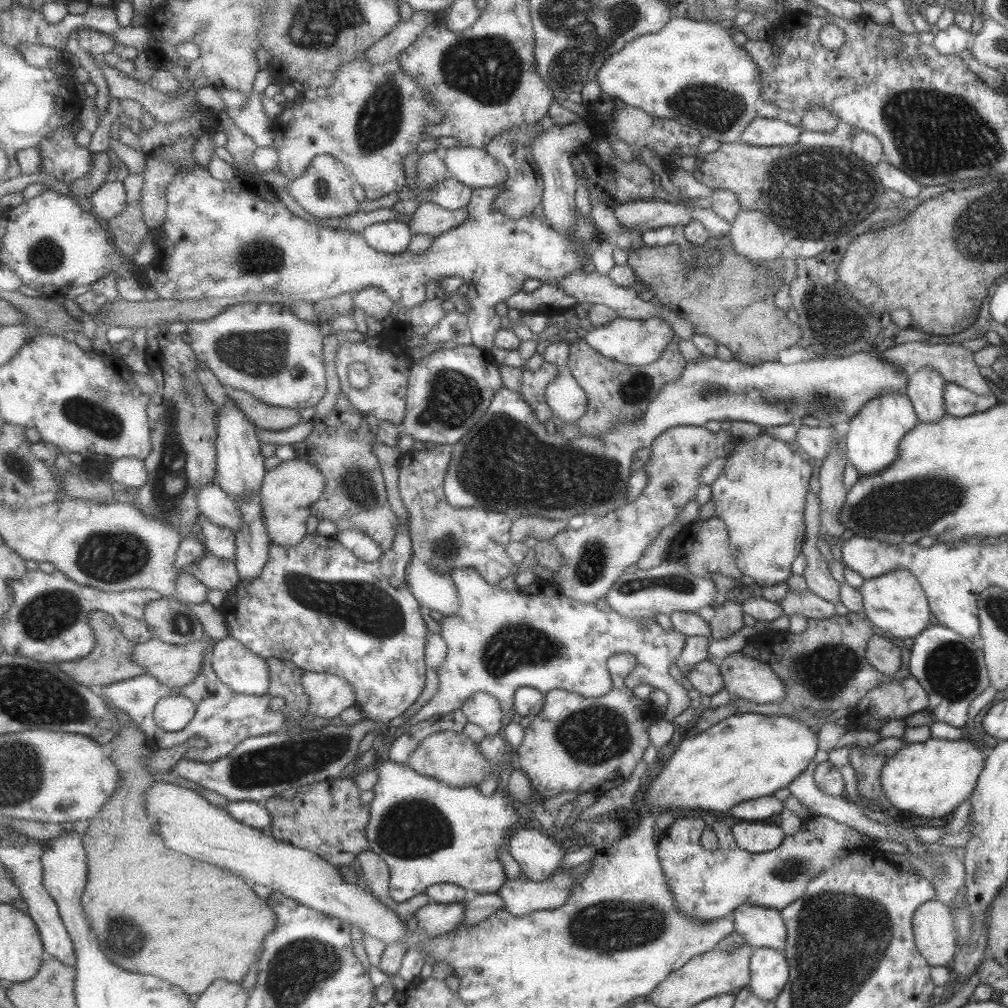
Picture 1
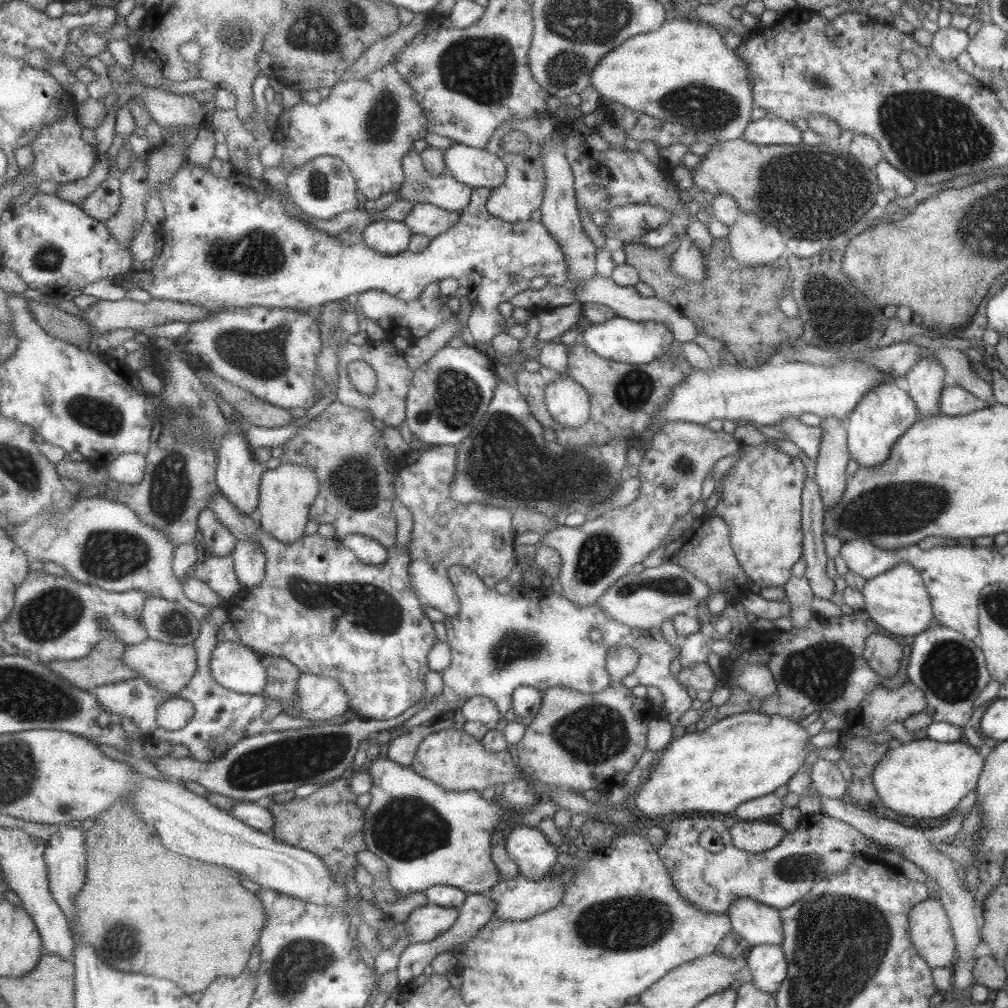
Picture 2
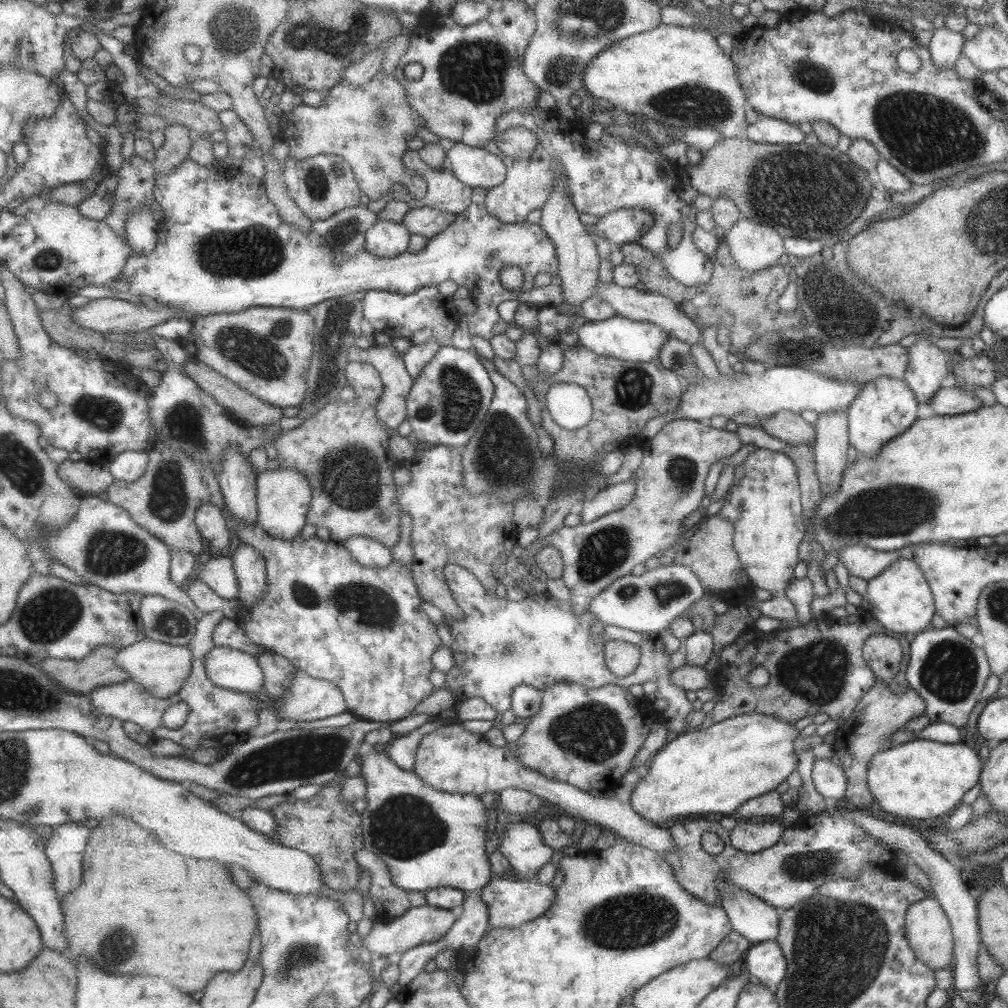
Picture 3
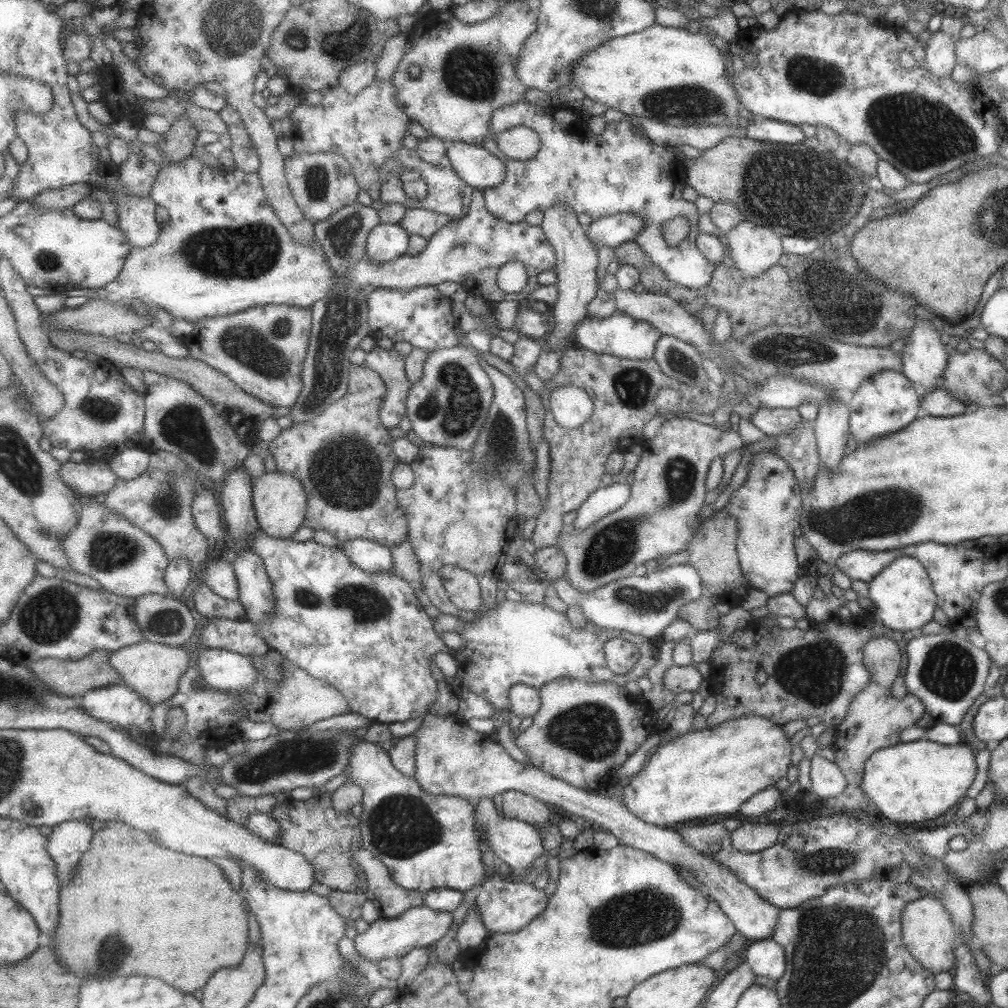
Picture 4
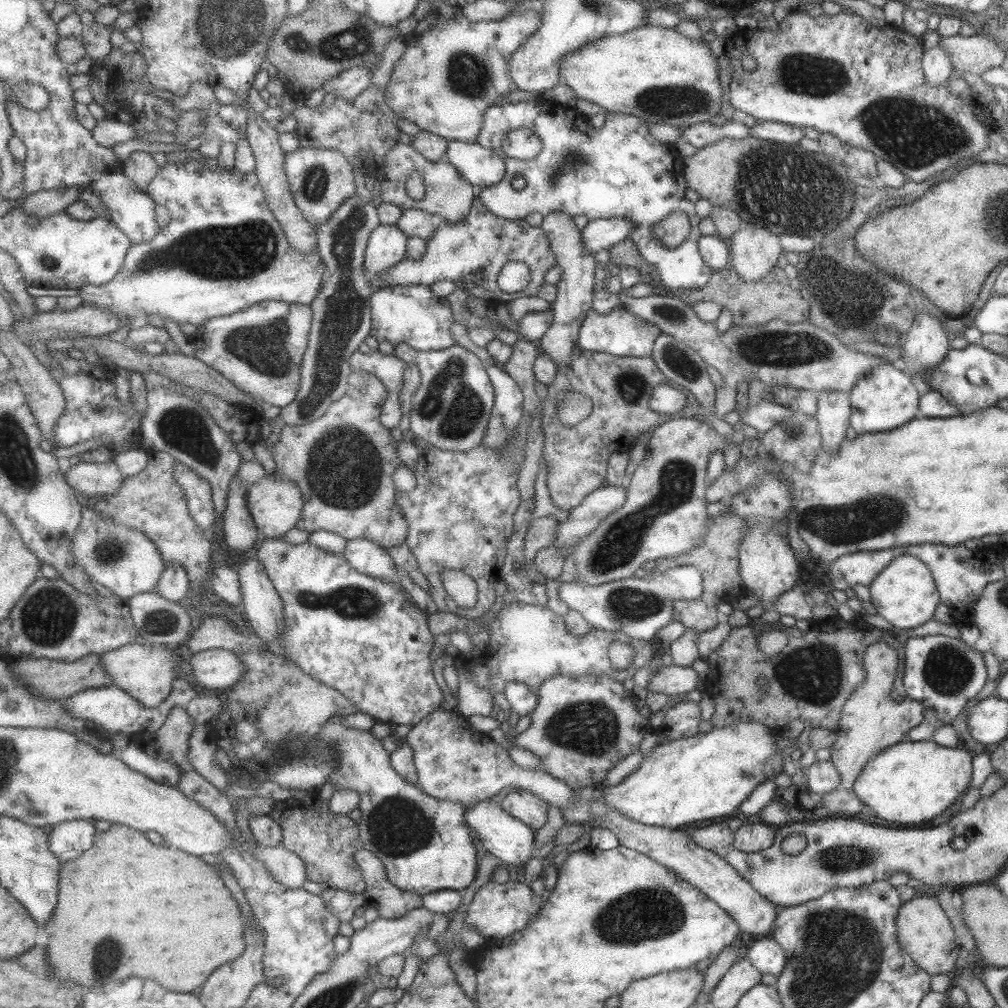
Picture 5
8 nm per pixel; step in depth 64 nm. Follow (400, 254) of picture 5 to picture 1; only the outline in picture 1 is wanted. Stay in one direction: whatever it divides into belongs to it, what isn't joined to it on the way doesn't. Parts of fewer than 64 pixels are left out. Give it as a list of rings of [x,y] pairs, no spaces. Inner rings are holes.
[[[388,220],[368,226],[364,231],[367,243],[381,253],[399,255],[410,249],[414,232],[407,221]]]

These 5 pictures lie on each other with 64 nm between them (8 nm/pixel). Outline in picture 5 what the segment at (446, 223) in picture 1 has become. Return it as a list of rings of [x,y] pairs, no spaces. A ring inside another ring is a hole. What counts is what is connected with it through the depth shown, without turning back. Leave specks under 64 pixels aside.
[[[404,209],[404,213],[400,216],[398,226],[409,239],[412,237],[420,237],[429,241],[436,235],[437,229],[447,222],[446,218],[437,214],[431,214],[421,209]]]

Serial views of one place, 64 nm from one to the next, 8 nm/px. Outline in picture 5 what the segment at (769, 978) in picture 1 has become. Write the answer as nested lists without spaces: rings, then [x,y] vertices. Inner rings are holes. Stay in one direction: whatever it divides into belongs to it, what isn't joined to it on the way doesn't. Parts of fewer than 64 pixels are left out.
[[[761,937],[746,950],[747,958],[761,974],[773,974],[779,976],[785,966],[783,949],[775,942],[775,939]]]

